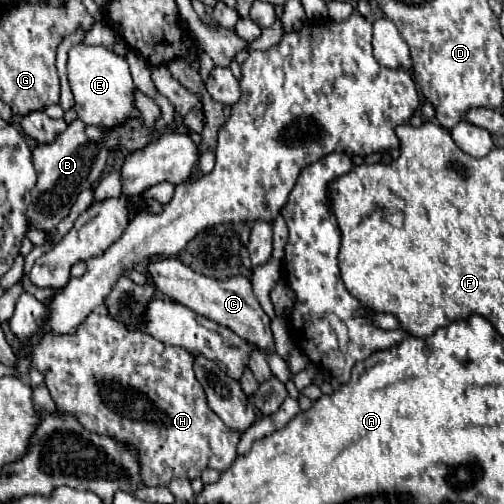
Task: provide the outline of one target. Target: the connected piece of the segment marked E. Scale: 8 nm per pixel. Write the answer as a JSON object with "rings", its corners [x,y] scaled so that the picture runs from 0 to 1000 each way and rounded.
{"rings":[[[151,87],[135,103],[135,167],[147,187],[147,218],[167,246],[187,246],[198,254],[222,254],[250,242],[258,230],[274,230],[266,214],[266,163],[246,111],[226,107],[210,91]]]}

